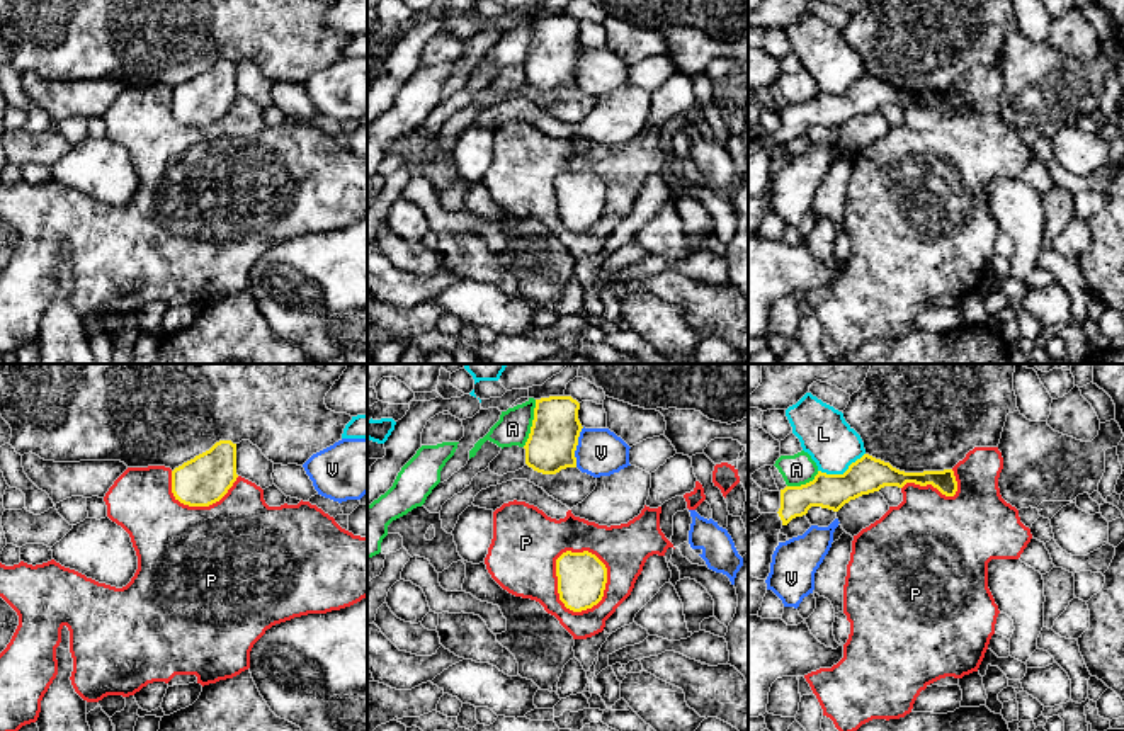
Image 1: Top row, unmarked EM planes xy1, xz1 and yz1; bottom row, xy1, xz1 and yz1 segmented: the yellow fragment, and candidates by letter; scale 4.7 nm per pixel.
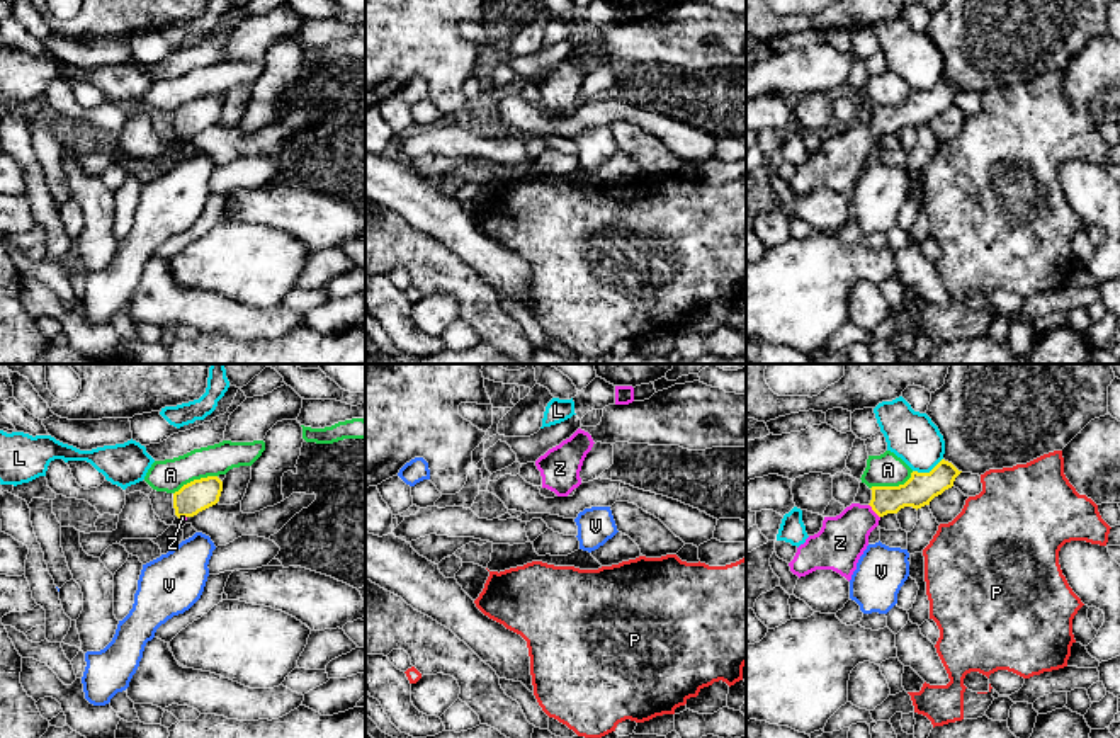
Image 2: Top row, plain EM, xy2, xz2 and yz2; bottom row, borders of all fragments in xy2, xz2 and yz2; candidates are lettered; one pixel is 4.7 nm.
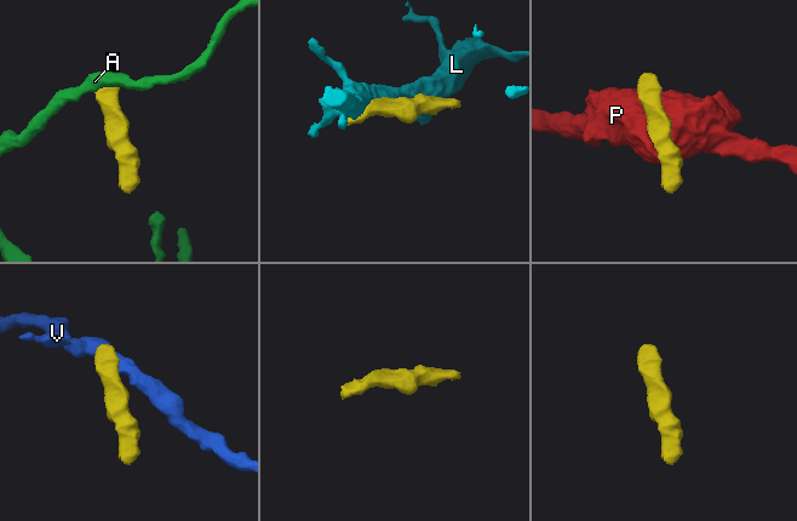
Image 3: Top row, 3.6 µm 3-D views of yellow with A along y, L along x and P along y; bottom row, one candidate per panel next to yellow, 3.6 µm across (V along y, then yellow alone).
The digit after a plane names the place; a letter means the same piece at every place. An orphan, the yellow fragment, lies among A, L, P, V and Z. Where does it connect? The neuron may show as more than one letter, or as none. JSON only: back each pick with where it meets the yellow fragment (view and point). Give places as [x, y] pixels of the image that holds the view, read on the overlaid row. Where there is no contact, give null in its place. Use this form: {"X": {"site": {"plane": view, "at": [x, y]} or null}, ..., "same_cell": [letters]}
{"Z": {"site": {"plane": "yz2", "at": [872, 509]}}, "same_cell": ["Z"]}

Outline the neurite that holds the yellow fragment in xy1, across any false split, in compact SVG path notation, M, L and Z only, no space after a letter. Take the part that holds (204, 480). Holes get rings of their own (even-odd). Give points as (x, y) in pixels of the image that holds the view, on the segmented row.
M219 440L172 471L172 493L189 507L219 502L236 481L236 444Z

